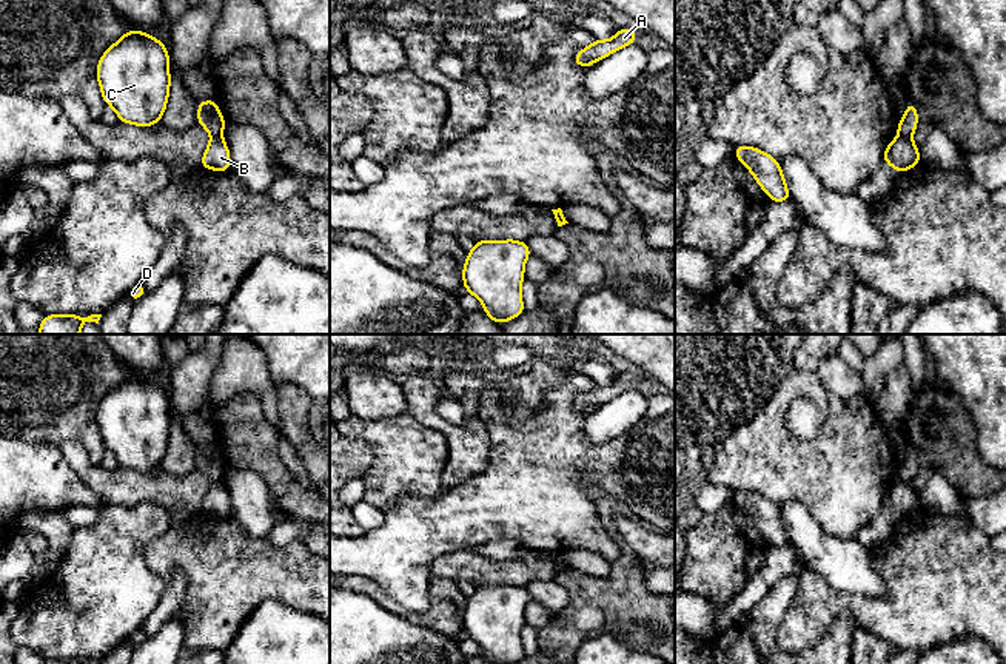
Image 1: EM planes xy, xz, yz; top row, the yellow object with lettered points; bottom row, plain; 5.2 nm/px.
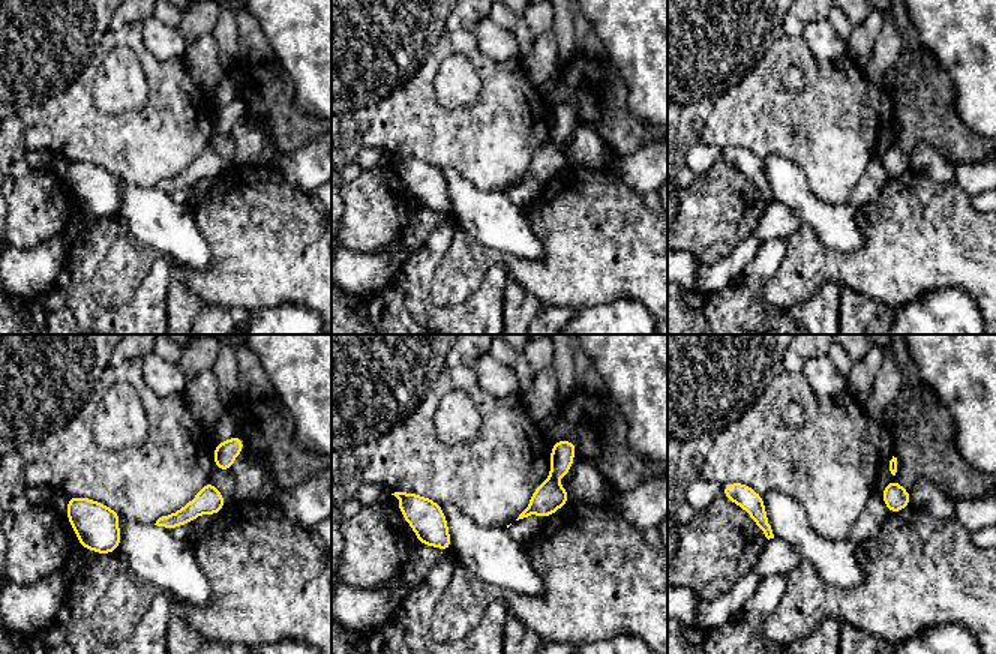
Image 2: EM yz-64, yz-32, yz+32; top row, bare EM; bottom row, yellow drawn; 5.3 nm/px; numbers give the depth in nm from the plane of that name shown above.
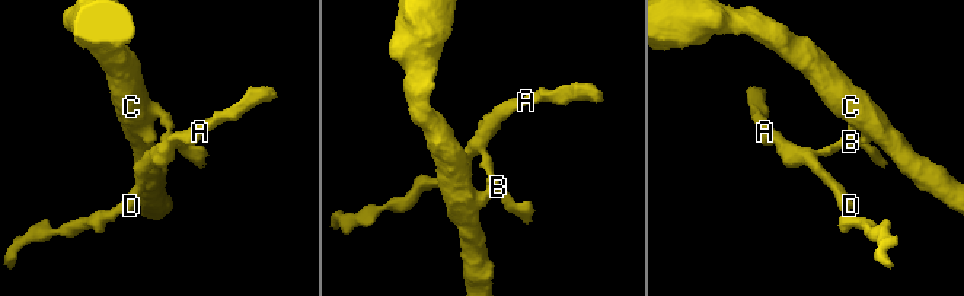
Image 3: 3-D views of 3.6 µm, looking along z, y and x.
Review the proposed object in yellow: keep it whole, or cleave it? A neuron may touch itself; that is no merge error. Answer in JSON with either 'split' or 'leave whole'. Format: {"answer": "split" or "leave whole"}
{"answer": "split"}

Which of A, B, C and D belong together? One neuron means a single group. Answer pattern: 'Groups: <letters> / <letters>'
Groups: A B D / C

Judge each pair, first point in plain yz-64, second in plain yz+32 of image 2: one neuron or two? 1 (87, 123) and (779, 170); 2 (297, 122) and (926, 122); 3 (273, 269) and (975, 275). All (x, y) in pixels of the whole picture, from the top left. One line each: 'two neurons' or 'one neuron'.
1: two neurons
2: one neuron
3: one neuron

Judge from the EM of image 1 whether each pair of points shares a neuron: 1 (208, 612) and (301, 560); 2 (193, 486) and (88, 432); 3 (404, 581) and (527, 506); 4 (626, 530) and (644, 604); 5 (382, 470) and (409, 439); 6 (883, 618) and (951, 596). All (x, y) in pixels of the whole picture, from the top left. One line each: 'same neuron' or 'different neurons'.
1: same neuron
2: different neurons
3: same neuron
4: different neurons
5: same neuron
6: same neuron

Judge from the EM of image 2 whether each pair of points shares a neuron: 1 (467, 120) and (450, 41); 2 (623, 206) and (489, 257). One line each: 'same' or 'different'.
1: same
2: same

